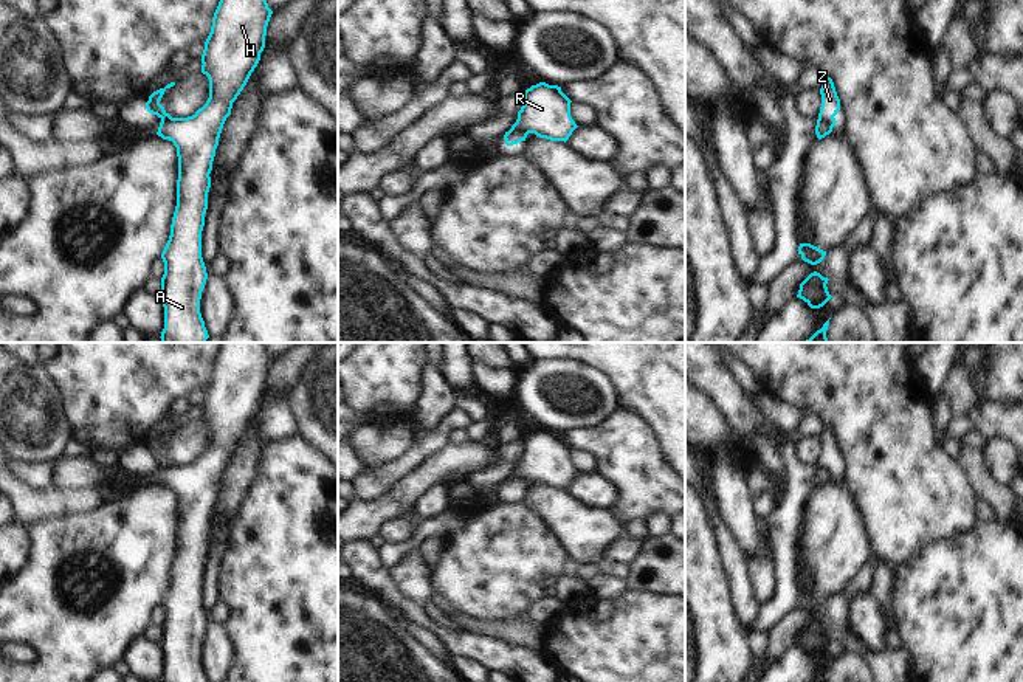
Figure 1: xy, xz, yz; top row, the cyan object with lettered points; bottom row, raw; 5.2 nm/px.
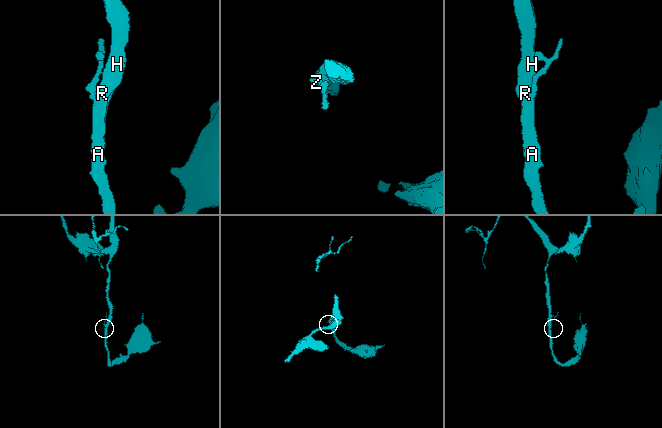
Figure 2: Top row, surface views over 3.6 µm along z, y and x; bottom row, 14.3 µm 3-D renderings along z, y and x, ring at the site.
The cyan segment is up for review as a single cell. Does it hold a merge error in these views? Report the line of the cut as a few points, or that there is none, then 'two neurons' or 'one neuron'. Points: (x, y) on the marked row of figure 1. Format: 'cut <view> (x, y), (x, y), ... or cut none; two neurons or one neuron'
cut yz (819, 117), (833, 118); two neurons

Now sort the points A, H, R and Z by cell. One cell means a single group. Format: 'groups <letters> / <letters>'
groups A H R / Z

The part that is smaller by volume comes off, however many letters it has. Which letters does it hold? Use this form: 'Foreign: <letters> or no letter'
Foreign: Z

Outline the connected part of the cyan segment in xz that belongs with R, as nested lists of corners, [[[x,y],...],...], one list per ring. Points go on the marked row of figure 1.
[[[539,82],[524,91],[524,105],[518,112],[518,119],[510,132],[519,132],[521,140],[510,135],[507,146],[525,141],[529,133],[550,141],[567,141],[578,127],[570,116],[570,99],[558,85]]]

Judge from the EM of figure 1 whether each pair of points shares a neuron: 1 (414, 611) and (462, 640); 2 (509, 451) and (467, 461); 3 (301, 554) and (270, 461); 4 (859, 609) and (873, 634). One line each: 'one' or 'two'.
1: one
2: two
3: one
4: one

